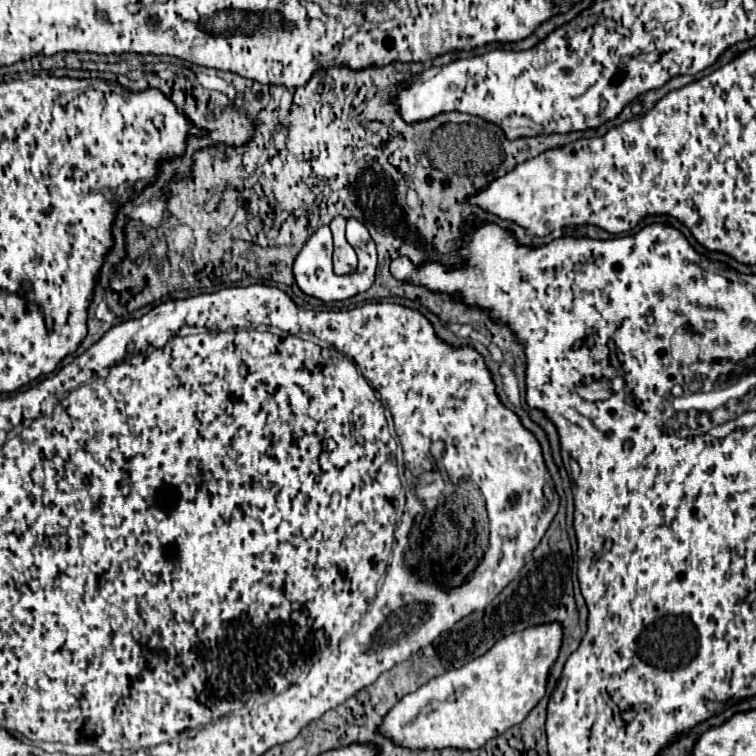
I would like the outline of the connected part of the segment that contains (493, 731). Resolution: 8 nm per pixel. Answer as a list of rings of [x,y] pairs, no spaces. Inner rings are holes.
[[[563,624],[529,626],[497,640],[483,656],[429,680],[395,704],[381,730],[407,748],[481,748],[487,740],[523,722],[547,690],[549,670],[563,646]]]

